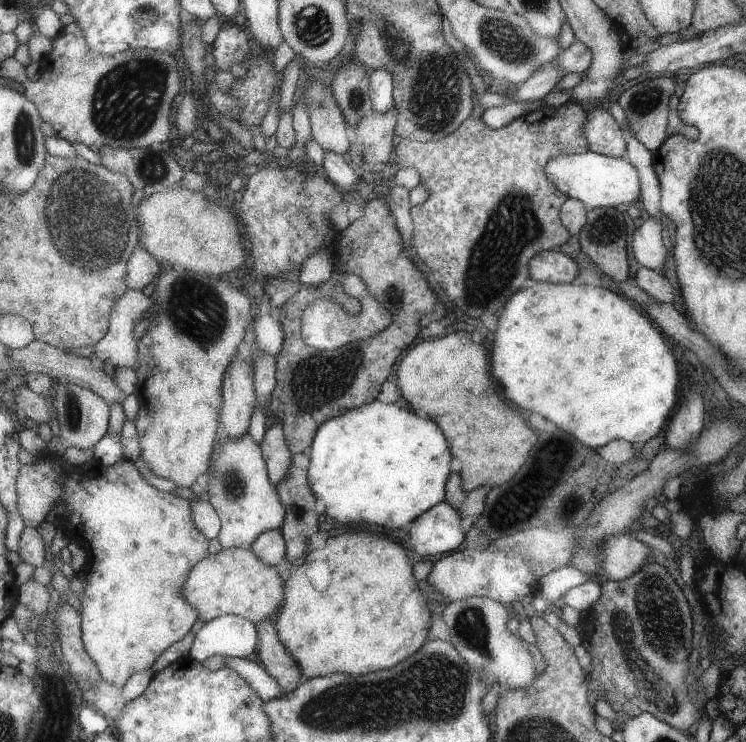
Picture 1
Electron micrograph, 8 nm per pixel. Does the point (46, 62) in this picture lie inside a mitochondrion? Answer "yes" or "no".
no

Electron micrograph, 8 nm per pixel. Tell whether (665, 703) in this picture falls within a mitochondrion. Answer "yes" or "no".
yes

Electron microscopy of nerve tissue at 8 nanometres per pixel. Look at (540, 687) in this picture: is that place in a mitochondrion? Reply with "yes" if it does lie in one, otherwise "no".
no

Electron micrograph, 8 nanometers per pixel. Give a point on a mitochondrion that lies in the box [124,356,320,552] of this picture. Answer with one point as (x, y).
(232, 485)

